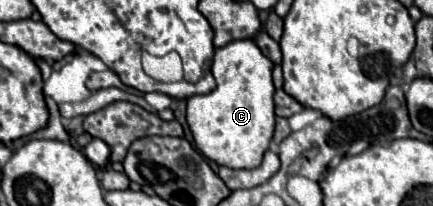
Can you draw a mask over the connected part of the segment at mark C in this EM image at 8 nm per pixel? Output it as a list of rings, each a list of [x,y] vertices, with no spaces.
[[[234,40],[214,52],[212,74],[216,88],[208,94],[188,98],[186,122],[194,136],[196,148],[218,166],[256,168],[274,134],[274,84],[272,62],[260,52],[254,40]]]

